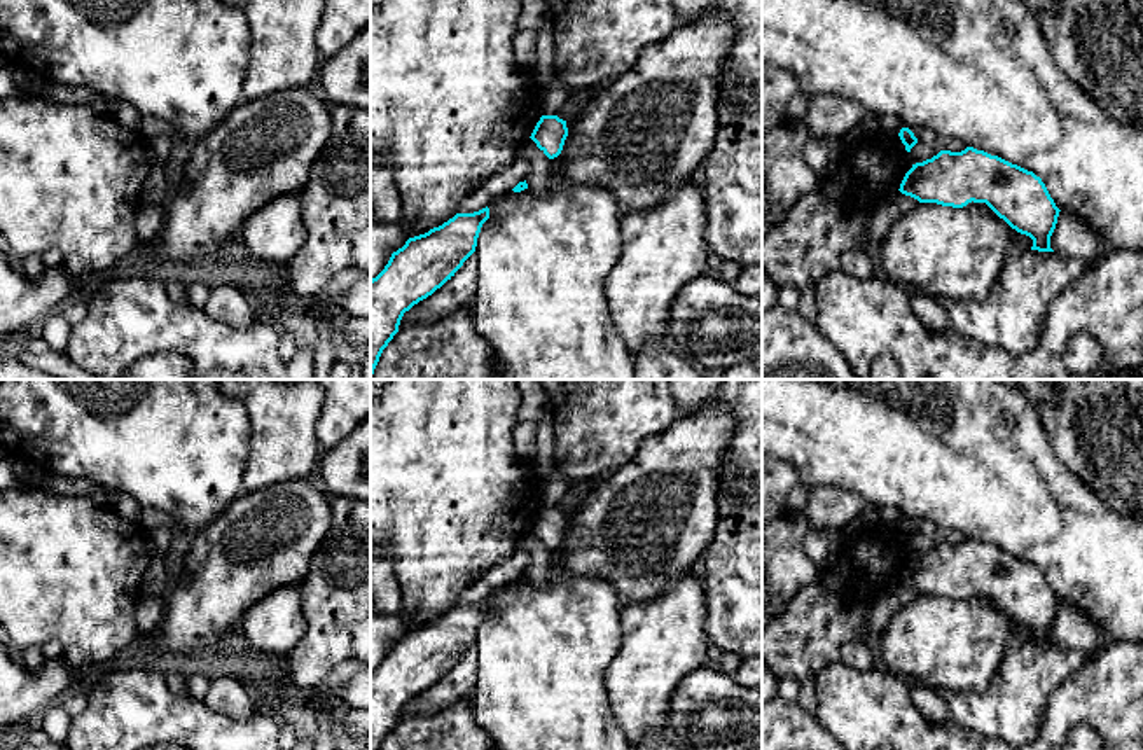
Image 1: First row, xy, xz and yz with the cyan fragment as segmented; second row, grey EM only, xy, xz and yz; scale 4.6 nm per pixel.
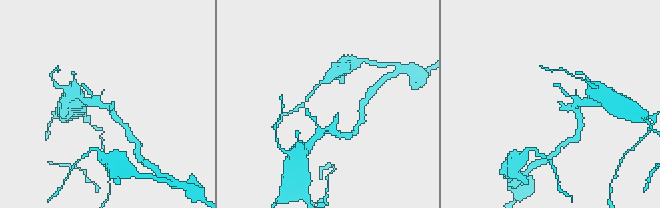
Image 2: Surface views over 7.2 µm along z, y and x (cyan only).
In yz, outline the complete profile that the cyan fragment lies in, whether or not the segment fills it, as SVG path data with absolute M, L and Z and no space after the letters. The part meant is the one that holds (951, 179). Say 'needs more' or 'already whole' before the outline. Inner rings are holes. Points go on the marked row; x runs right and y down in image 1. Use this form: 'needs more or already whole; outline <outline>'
already whole; outline M973 147L940 150L912 164L898 191L919 203L952 208L986 203L1012 229L1033 240L1031 250L1054 252L1050 236L1061 210L1040 177L998 156Z

